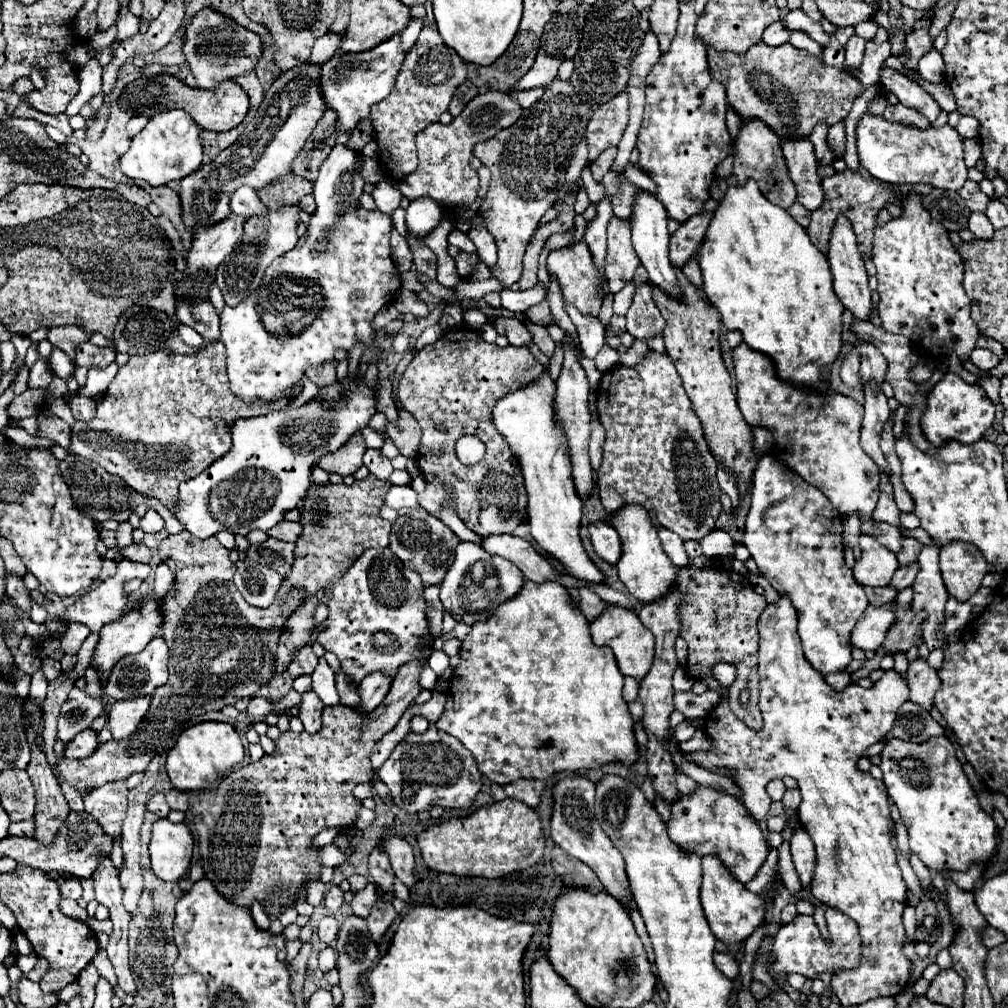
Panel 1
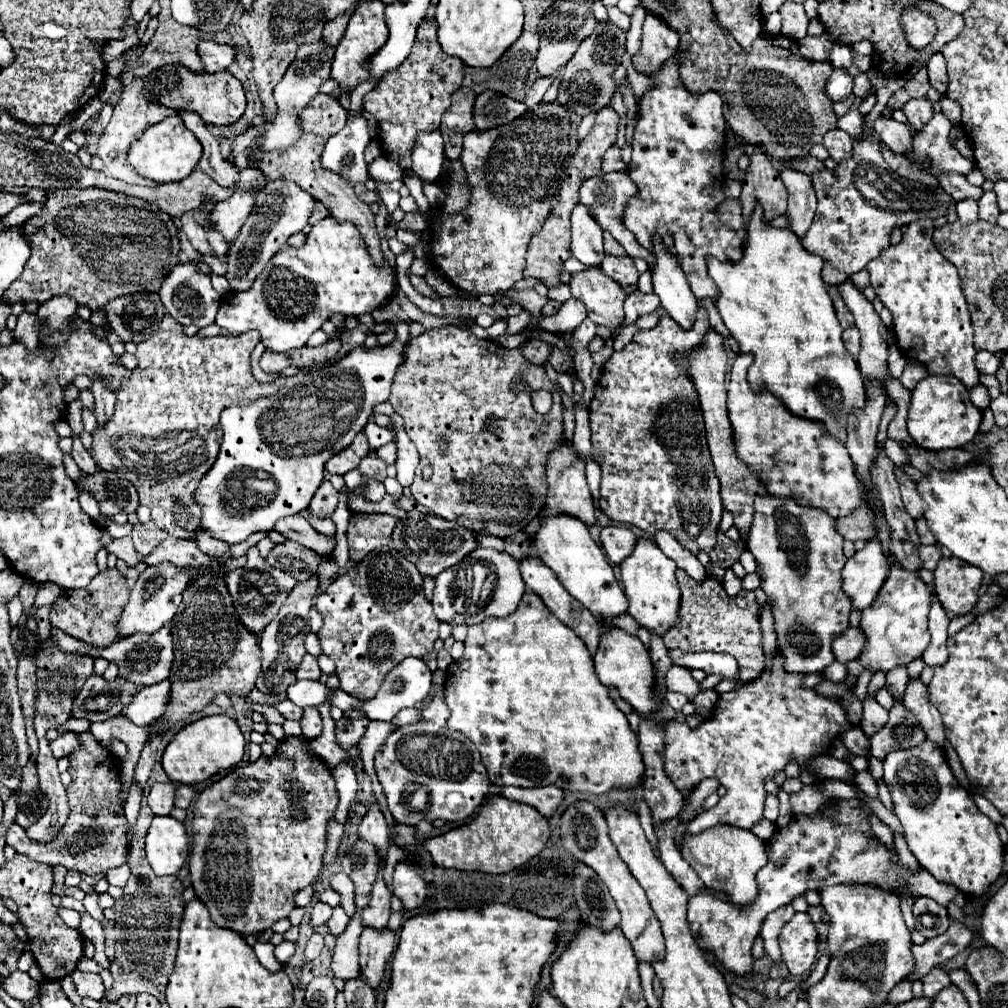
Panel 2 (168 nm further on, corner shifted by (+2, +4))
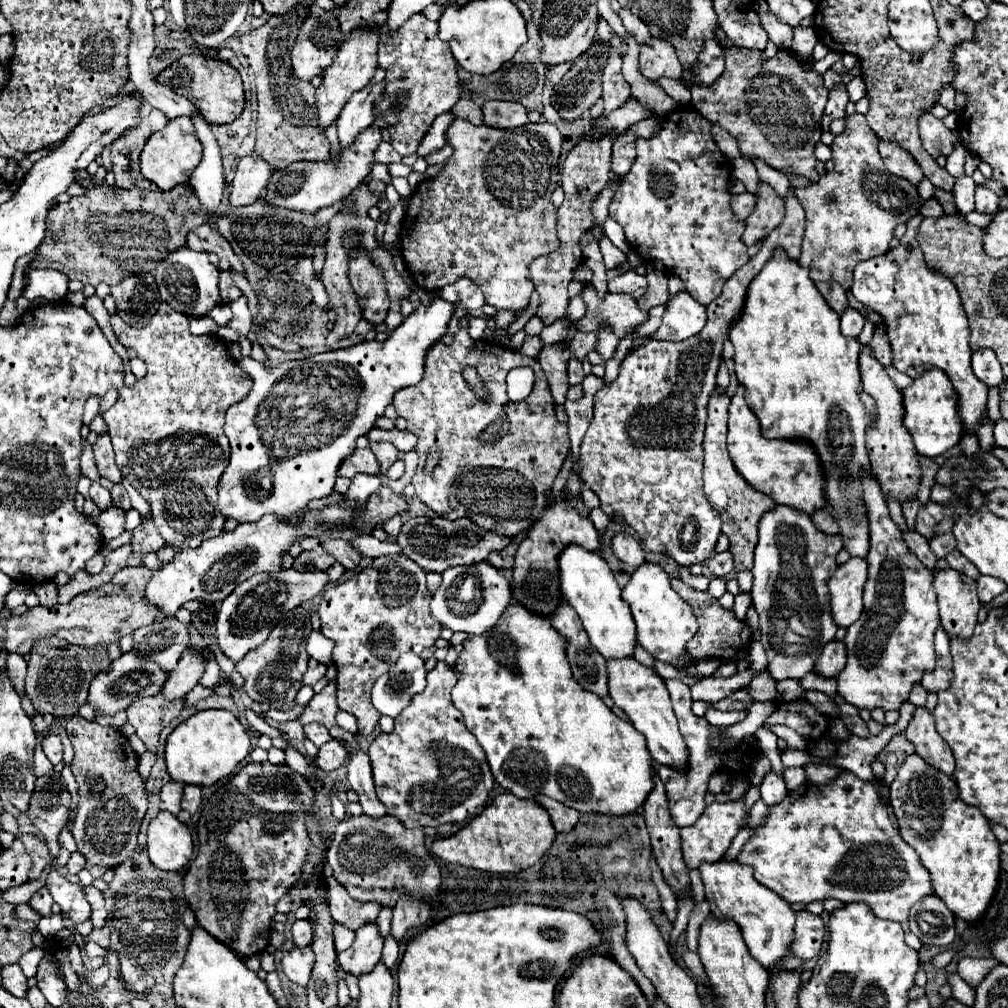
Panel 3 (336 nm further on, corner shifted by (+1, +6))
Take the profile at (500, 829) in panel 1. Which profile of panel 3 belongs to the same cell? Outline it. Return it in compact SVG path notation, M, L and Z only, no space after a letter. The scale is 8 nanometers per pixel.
M510 792L498 794L492 806L484 808L480 816L470 820L460 832L450 838L436 840L432 852L446 860L482 872L518 872L536 864L552 846L556 838L548 812L536 800L520 800Z

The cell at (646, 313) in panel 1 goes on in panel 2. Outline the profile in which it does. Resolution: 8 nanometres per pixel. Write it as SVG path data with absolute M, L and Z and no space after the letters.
M635 290L633 294L627 296L625 300L625 324L635 324L639 316L651 314L659 306L655 294L643 294Z

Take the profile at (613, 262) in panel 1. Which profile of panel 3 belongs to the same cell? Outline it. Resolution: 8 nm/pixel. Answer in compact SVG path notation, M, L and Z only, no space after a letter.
M628 270L626 274L612 278L612 280L608 282L608 290L610 290L610 292L626 292L626 294L630 294L632 298L638 300L638 298L644 296L644 292L648 290L648 282L646 282L644 276L636 274L634 270Z

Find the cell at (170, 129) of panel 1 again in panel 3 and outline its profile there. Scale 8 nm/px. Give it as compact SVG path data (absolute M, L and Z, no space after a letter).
M180 116L180 118L170 120L164 130L154 132L148 138L148 142L140 154L140 168L142 168L142 176L146 180L154 182L162 192L166 192L180 184L186 184L190 180L190 174L194 172L194 168L200 164L200 160L202 160L202 144L196 136L194 124L188 116Z

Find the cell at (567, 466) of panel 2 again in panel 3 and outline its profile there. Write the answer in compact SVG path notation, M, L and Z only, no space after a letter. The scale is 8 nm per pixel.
M554 502L544 510L544 516L540 522L536 522L528 534L526 540L518 544L516 560L514 560L514 574L512 574L512 602L522 604L526 610L538 614L538 616L552 616L558 608L558 600L562 600L560 590L560 568L558 568L558 556L560 552L570 546L578 544L588 552L598 552L600 540L594 524L590 518L582 520L578 512L570 512L566 504Z

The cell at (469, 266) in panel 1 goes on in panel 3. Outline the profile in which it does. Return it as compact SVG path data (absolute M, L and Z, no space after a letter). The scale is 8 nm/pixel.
M456 118L446 130L446 142L454 148L444 170L436 178L426 178L414 190L400 230L400 254L414 278L426 290L436 292L458 278L470 278L484 292L486 304L496 310L518 314L530 302L534 284L528 266L534 258L560 248L556 236L556 208L550 194L560 184L560 144L562 136L554 124L526 124L516 130L496 130L490 126L472 126Z

